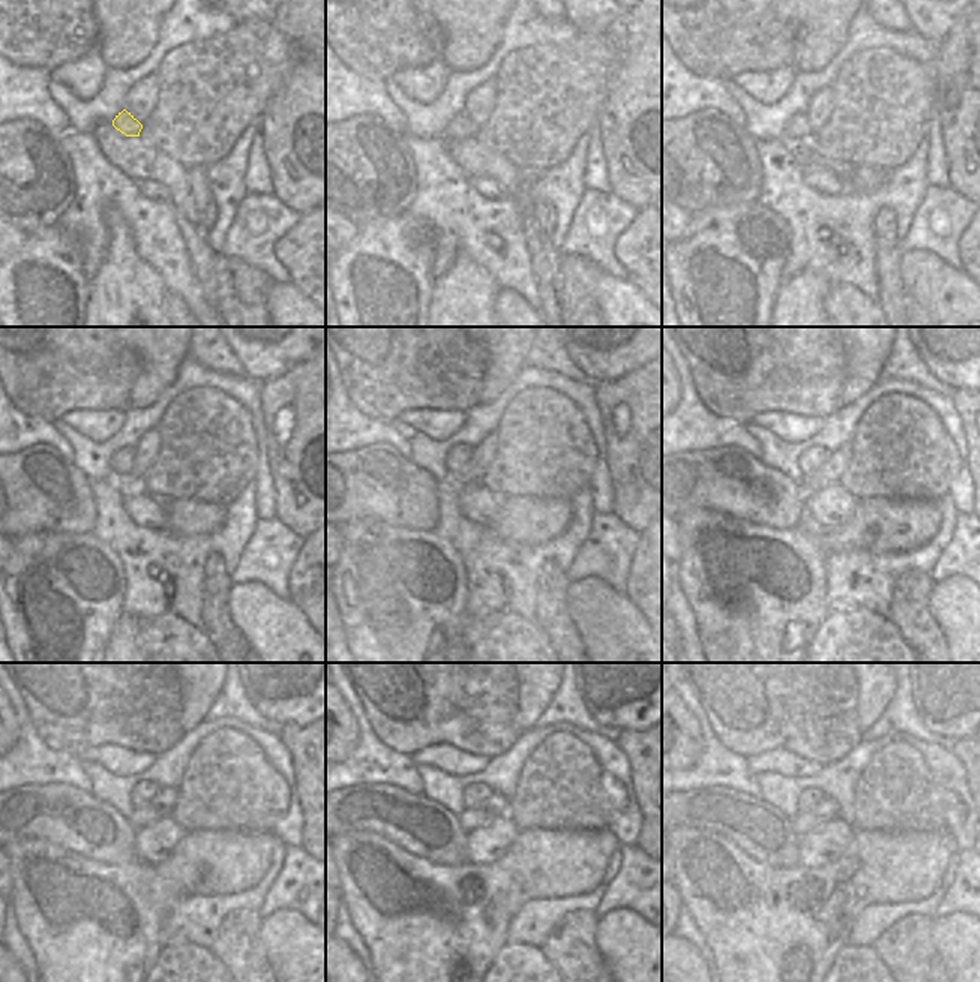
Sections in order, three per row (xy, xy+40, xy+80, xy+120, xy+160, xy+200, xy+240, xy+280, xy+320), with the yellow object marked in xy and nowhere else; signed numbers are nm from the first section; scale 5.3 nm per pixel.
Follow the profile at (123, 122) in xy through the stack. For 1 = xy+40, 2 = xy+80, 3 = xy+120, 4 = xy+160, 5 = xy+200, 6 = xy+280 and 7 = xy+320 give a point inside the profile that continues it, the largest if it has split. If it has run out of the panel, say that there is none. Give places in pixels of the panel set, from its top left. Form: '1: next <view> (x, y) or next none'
1: next xy+40 (461, 126)
2: next xy+80 (797, 129)
3: next xy+120 (122, 464)
4: next xy+160 (458, 458)
5: next xy+200 (814, 458)
6: next xy+280 (474, 795)
7: next xy+320 (811, 796)

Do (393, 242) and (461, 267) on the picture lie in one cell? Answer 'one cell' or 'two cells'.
two cells

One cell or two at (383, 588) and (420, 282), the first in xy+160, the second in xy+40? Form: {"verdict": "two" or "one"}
{"verdict": "one"}

